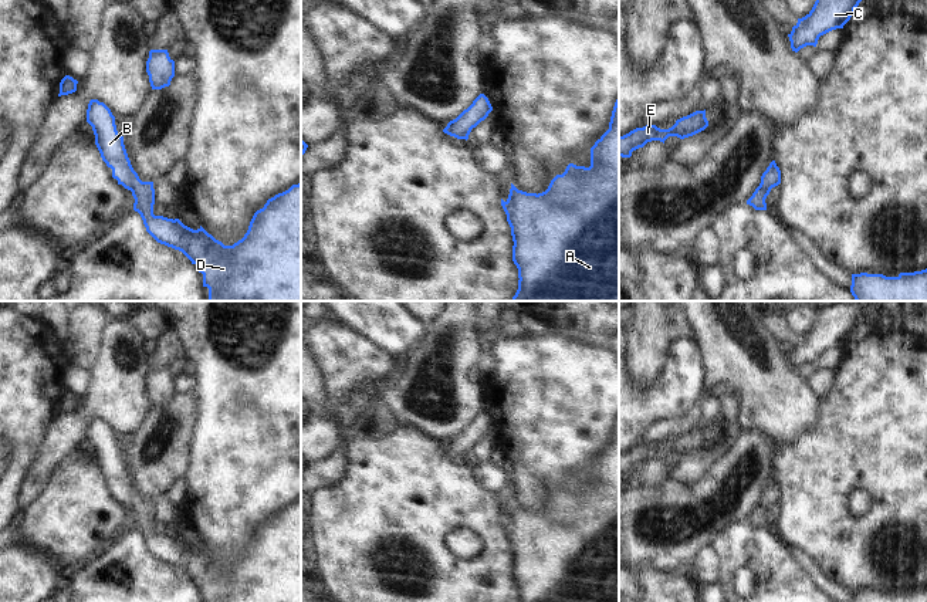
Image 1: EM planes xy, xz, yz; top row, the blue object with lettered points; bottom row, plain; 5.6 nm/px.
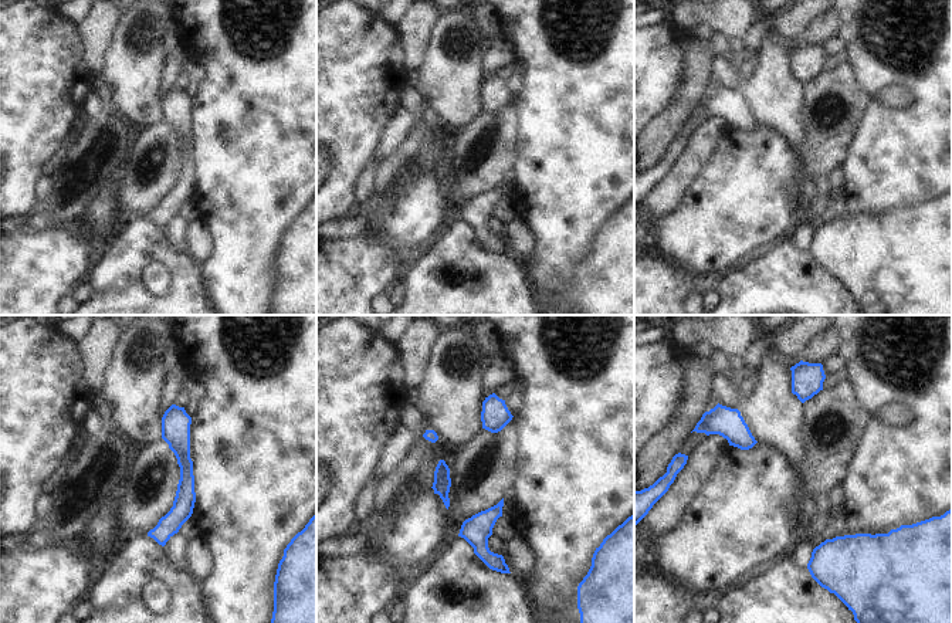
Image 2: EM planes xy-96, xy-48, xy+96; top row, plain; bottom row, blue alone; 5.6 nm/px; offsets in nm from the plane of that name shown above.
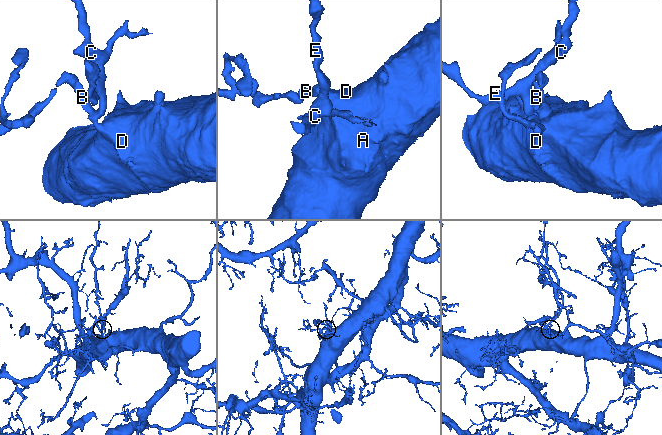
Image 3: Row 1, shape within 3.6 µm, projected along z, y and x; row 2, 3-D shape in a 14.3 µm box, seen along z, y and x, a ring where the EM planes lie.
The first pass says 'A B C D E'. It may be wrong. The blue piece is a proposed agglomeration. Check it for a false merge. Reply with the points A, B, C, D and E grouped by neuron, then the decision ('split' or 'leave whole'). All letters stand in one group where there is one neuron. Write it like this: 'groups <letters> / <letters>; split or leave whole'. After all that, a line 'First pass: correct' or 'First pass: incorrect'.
groups A B C D E; leave whole
First pass: correct

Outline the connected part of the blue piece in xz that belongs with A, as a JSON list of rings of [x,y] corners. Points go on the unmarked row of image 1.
[[[619,416],[615,420],[609,447],[591,466],[591,484],[569,481],[562,493],[556,493],[542,511],[518,508],[512,501],[508,517],[501,517],[512,554],[512,579],[518,586],[518,602],[619,602]]]

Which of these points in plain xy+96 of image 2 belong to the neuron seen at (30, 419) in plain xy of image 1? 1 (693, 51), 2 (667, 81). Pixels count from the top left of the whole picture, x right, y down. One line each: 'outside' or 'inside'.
1: outside
2: inside

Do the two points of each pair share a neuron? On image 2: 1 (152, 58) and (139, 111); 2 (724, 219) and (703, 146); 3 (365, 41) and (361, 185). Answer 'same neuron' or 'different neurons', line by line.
1: same neuron
2: different neurons
3: different neurons

